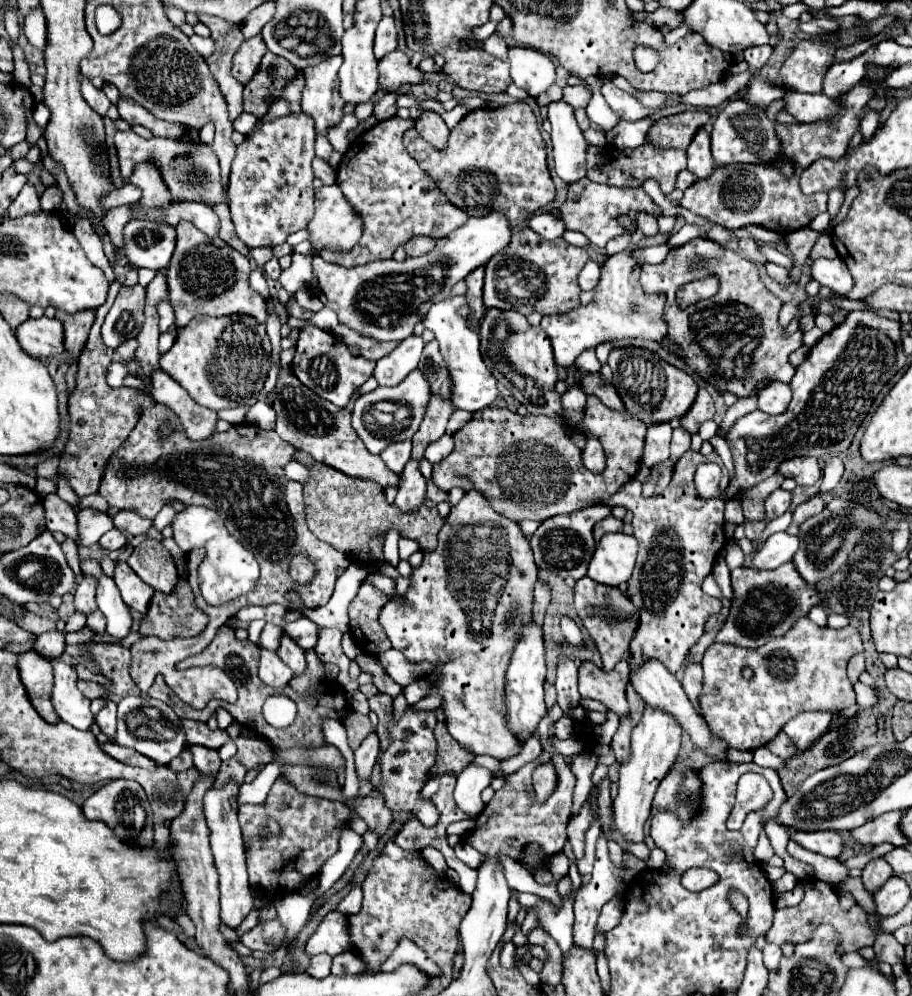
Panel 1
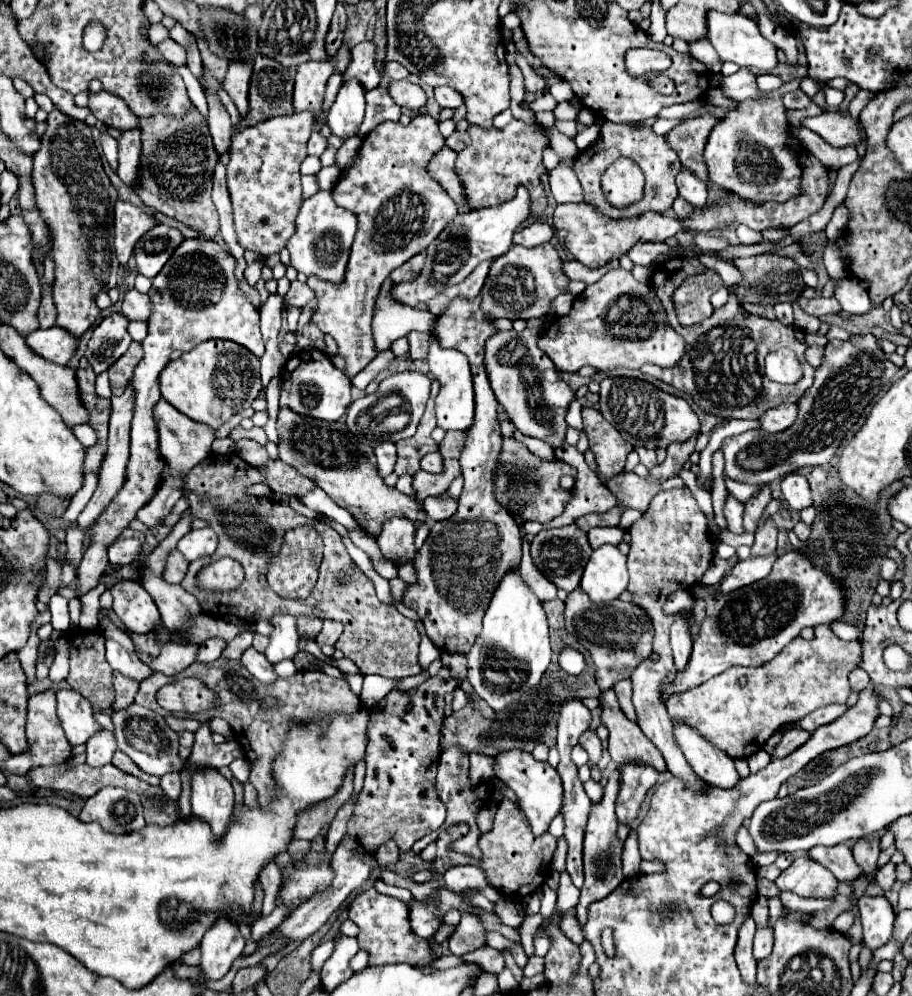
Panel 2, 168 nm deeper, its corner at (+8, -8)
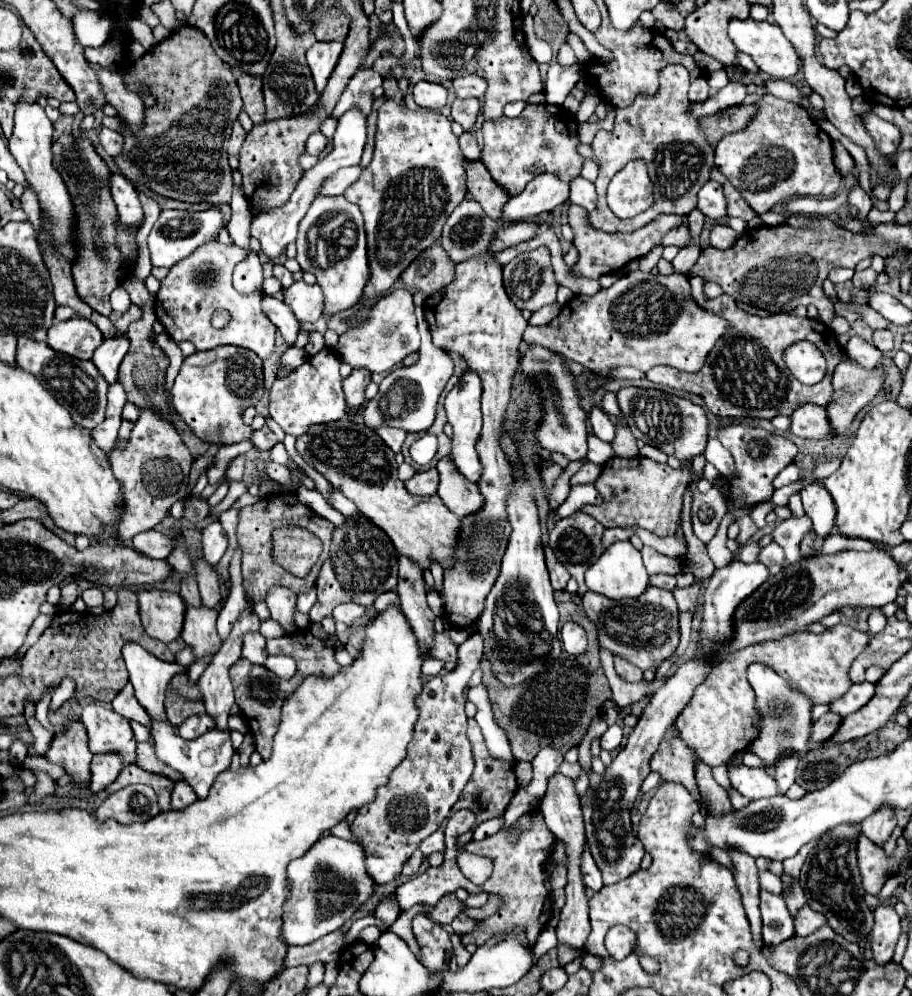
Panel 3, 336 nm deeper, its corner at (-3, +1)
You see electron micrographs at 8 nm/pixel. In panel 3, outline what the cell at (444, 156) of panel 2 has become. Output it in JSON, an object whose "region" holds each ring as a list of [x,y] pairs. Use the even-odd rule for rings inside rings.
{"region":[[[464,158],[464,170],[468,196],[480,202],[488,216],[500,216],[500,208],[504,206],[504,200],[508,200],[508,194],[490,178],[488,170],[480,160]]]}

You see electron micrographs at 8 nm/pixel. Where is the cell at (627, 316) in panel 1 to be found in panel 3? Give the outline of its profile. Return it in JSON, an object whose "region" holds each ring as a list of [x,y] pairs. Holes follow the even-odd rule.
{"region":[[[634,270],[594,296],[574,296],[552,322],[528,326],[524,330],[524,342],[542,344],[604,376],[612,366],[634,366],[648,372],[658,364],[666,364],[684,372],[696,372],[702,368],[712,344],[724,332],[726,324],[722,318],[694,304],[684,274],[654,276]]]}

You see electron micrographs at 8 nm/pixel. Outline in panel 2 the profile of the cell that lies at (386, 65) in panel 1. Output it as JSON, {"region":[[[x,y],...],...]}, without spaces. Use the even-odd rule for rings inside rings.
{"region":[[[395,81],[391,83],[391,89],[389,89],[393,101],[405,109],[411,109],[411,111],[419,111],[421,107],[427,105],[427,95],[425,91],[419,87],[419,85],[413,85],[409,81]]]}

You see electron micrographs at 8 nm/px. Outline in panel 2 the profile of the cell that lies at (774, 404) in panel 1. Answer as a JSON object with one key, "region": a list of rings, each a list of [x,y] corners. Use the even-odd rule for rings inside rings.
{"region":[[[779,405],[775,409],[769,409],[759,421],[763,431],[781,433],[793,425],[793,419],[797,419],[797,405]]]}

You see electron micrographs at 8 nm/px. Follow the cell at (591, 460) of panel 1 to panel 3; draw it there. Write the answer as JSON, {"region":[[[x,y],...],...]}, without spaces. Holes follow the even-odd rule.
{"region":[[[638,456],[632,460],[610,458],[602,466],[602,474],[596,480],[596,488],[604,496],[604,504],[582,508],[584,514],[596,518],[604,528],[616,526],[642,526],[658,536],[670,536],[676,532],[680,520],[682,496],[692,480],[692,460],[682,460],[682,468],[674,470],[668,464],[648,462],[648,458]]]}

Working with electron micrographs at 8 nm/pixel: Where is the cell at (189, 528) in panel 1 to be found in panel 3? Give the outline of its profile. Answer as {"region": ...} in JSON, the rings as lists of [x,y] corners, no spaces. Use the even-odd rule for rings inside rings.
{"region":[[[212,522],[202,530],[202,552],[212,566],[220,562],[220,558],[226,552],[226,546],[228,546],[228,536],[220,526],[220,522]]]}

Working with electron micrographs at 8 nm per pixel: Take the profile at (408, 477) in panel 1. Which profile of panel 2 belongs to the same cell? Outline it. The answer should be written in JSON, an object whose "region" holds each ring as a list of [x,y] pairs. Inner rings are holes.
{"region":[[[403,517],[387,521],[377,539],[383,557],[391,561],[395,567],[413,563],[413,557],[415,557],[413,535],[415,535],[415,527]]]}

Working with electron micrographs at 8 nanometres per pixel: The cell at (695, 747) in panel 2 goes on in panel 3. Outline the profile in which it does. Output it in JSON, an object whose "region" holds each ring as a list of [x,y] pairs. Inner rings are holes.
{"region":[[[728,764],[730,784],[748,800],[770,798],[778,794],[776,780],[766,772],[766,768],[748,768],[744,764]]]}

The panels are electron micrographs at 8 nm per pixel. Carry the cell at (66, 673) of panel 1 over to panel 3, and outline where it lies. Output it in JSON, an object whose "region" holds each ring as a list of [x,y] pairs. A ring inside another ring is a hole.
{"region":[[[88,704],[82,710],[82,722],[88,730],[90,752],[118,752],[122,754],[124,764],[136,760],[136,740],[128,720],[108,706]]]}

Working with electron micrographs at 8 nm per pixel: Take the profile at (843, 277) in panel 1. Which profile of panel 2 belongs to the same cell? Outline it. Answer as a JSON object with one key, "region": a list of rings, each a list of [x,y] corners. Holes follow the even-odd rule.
{"region":[[[847,277],[839,281],[839,287],[835,291],[835,297],[841,303],[841,307],[847,313],[851,313],[851,315],[865,315],[871,309],[869,293],[865,289],[861,289],[859,283],[849,281]]]}

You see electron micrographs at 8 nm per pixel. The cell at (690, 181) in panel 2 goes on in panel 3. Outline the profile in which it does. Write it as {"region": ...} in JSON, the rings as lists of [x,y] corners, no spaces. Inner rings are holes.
{"region":[[[708,180],[698,192],[698,208],[712,220],[726,216],[726,198],[722,194],[722,186]]]}

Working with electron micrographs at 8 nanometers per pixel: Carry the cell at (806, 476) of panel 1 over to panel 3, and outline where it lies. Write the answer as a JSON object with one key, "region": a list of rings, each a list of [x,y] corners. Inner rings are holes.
{"region":[[[814,482],[814,484],[804,486],[800,490],[800,496],[802,496],[806,514],[814,522],[814,532],[818,536],[828,536],[834,526],[834,518],[836,518],[836,506],[828,490],[822,484]]]}

